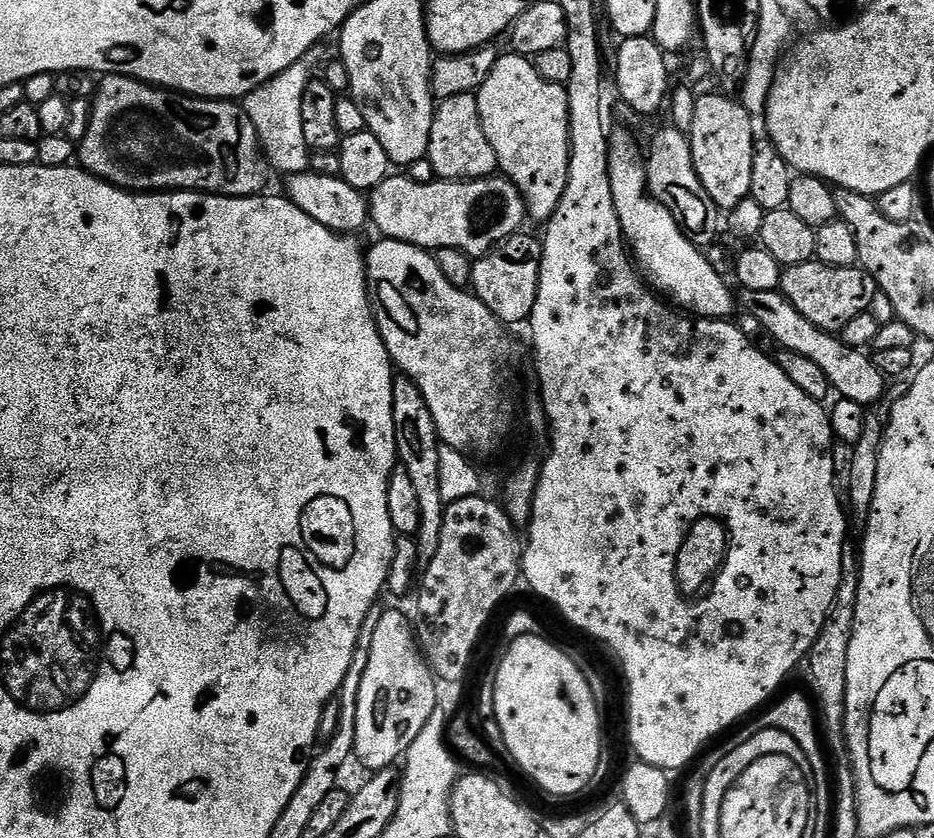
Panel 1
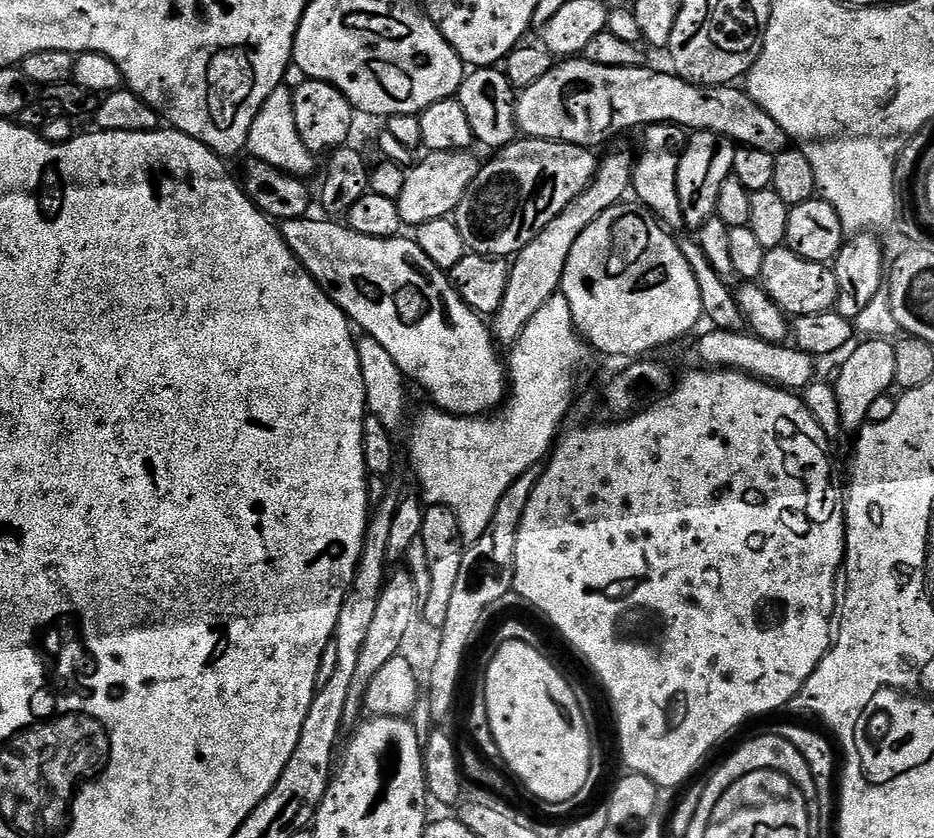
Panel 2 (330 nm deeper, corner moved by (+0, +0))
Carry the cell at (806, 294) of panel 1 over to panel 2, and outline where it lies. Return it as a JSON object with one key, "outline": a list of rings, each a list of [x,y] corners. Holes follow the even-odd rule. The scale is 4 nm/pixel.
{"outline":[[[786,246],[765,251],[759,283],[766,290],[766,294],[770,294],[772,301],[789,318],[831,312],[838,302],[838,278],[835,277],[833,269],[826,264],[810,262],[806,258],[794,254],[794,250],[790,250]]]}

